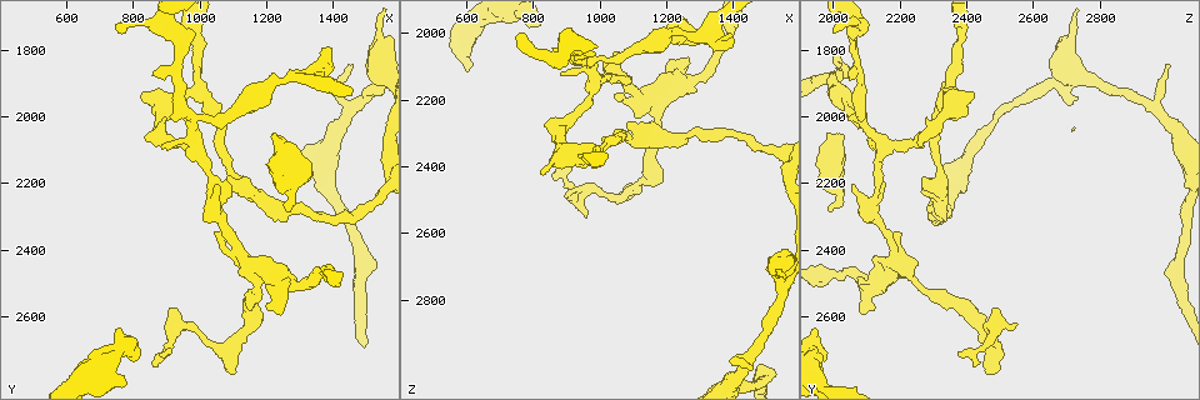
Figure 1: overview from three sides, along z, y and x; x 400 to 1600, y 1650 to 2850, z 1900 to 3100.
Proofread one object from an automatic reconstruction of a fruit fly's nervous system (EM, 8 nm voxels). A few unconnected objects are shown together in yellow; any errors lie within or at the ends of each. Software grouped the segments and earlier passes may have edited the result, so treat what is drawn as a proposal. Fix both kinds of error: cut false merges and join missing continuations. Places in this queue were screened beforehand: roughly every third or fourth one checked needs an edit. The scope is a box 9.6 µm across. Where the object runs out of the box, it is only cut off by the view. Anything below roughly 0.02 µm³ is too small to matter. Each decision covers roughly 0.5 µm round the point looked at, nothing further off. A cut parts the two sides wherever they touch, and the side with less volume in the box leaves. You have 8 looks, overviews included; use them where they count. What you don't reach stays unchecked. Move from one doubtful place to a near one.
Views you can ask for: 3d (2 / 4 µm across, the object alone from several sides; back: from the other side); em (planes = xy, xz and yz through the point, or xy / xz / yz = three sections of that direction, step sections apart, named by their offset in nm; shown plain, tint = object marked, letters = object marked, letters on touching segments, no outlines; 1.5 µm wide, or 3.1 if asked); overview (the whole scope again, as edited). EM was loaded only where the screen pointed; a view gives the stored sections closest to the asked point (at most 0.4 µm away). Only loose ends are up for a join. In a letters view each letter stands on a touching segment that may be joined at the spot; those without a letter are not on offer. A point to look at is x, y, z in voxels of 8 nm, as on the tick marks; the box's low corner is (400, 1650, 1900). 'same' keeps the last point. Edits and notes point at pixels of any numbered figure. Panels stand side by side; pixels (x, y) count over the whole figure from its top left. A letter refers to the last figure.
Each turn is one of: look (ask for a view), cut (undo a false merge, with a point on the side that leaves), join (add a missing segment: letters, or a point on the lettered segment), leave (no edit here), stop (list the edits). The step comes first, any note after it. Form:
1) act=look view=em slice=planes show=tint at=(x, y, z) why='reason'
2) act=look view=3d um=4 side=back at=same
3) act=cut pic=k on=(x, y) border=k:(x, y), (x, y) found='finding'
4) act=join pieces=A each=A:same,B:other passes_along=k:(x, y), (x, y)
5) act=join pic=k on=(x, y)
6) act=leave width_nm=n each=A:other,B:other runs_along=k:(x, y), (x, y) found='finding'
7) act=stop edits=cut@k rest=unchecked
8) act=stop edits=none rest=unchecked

act=look view=em slice=yz step=8 show=letters at=(860, 2760, 2420) why='branch stops here'

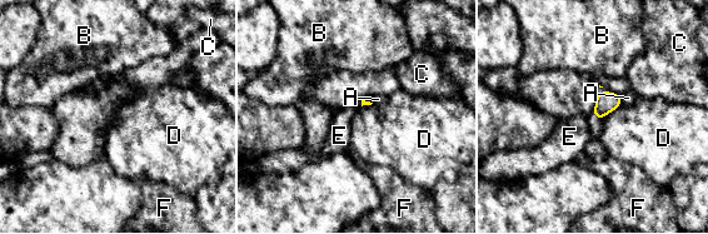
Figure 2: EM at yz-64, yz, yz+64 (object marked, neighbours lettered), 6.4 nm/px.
act=leave each=A:other,B:other,C:other,D:other,E:other,F:other border=2:(622, 104), (602, 119) found='none of them fits'

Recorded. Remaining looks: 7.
act=look view=3d um=2 at=(1170, 2520, 2270) why='thick turns thin'

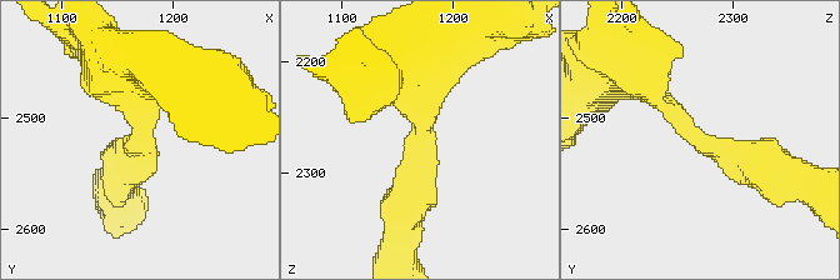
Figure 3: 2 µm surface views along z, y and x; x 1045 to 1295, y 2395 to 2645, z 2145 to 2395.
act=look view=em slice=planes show=tint at=(1170, 2524, 2274) arm_widths_nm=280,320 why='shape alone is not enough'

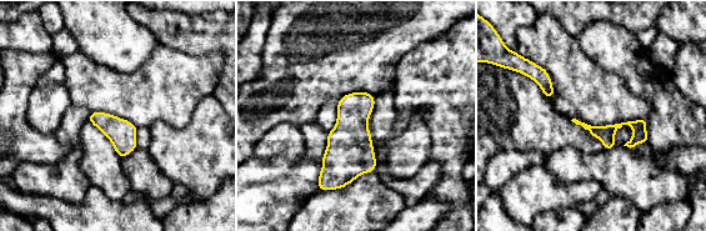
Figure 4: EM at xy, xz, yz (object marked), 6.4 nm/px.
act=look view=em slice=planes show=letters at=same why='see the neighbours'

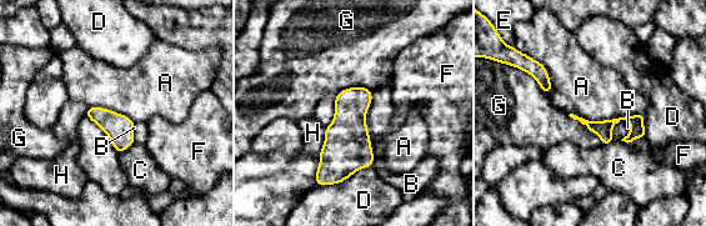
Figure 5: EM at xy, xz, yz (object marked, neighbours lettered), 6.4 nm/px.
act=leave each=A:other,B:other,C:other,D:other,E:other,F:other,G:other,H:other runs_along=5:(590, 125), (629, 119), (642, 134) found='one cell here'

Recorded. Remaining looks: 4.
act=look view=3d um=2 at=(1270, 2280, 1980) why='free end'

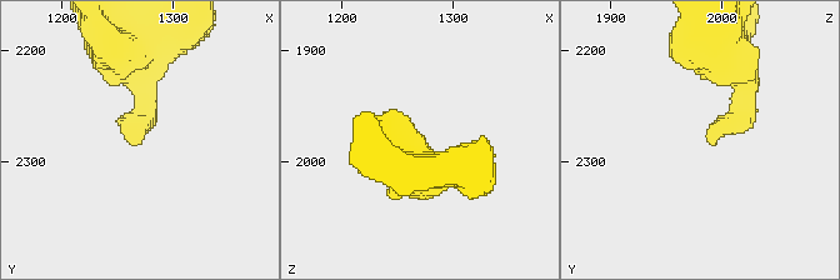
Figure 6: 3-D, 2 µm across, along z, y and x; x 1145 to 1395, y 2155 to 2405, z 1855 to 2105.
act=look view=em slice=yz step=4 show=letters at=(1268, 2282, 1988)

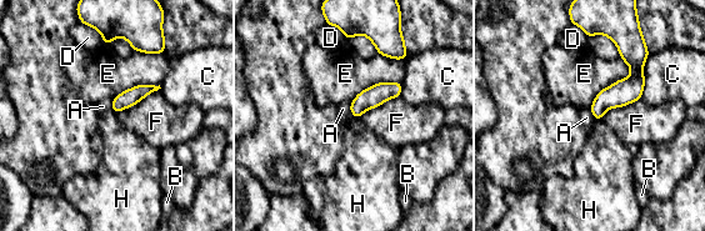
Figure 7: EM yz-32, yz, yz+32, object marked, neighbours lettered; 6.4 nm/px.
act=look view=em slice=planes show=letters at=same why='another direction'

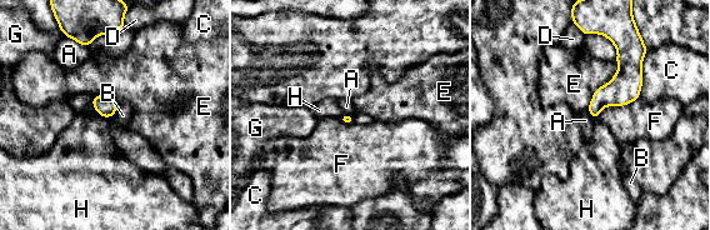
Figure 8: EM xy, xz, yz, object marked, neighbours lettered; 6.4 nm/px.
act=leave longest_contact=E:380nm each=A:other,B:other,C:other,D:other,E:other,F:other,G:other,H:other border=8:(70, 38), (88, 46) found='none of them fits'

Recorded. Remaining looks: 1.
act=stop edits=none rest=unchecked

